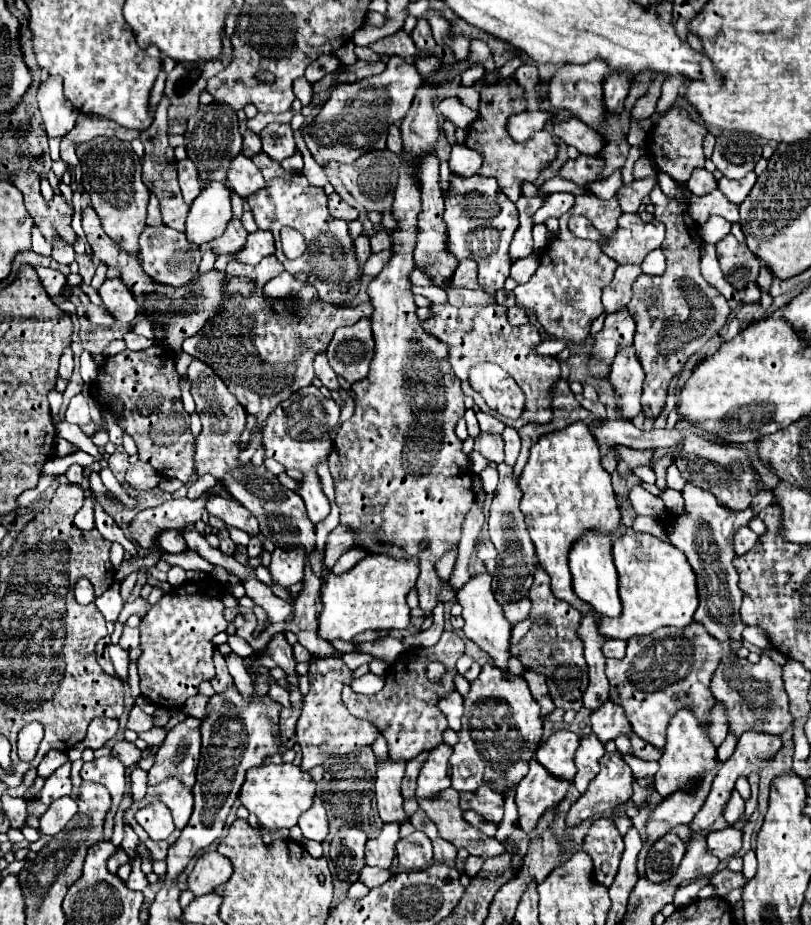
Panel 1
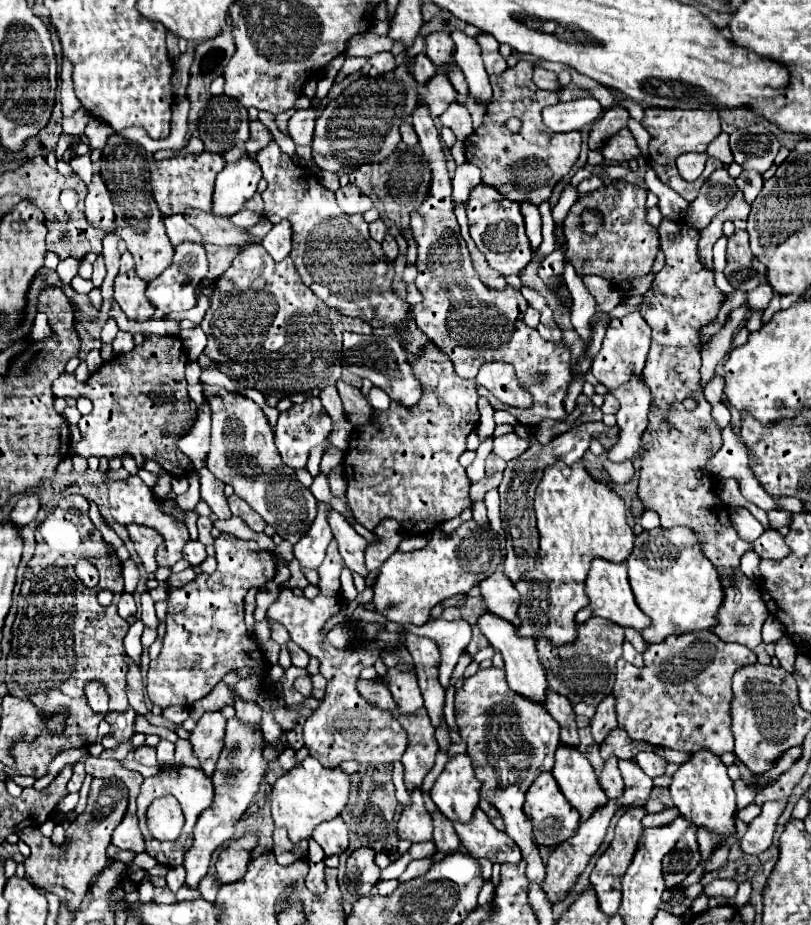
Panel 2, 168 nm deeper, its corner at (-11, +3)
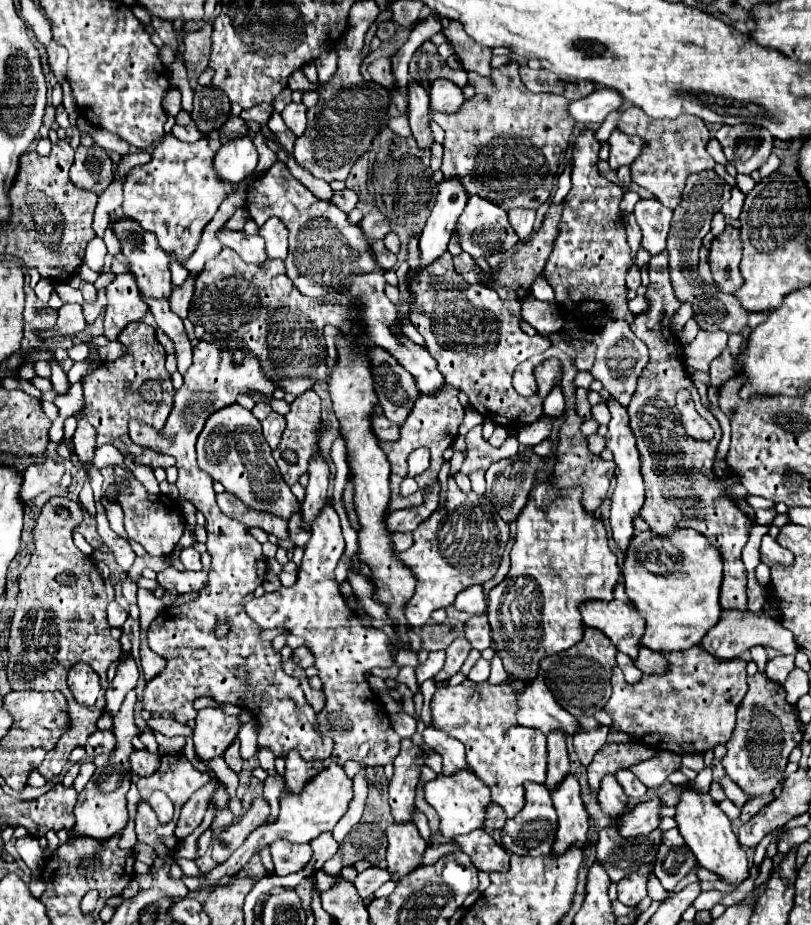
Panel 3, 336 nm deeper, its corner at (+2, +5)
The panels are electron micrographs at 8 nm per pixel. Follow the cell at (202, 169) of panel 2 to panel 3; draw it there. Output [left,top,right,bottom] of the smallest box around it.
[123,133,227,261]

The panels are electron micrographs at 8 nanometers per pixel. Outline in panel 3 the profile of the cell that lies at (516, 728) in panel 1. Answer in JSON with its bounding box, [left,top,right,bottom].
[431,679,547,817]

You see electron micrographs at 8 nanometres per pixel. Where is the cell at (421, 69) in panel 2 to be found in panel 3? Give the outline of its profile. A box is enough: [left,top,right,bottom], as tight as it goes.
[409,83,433,147]

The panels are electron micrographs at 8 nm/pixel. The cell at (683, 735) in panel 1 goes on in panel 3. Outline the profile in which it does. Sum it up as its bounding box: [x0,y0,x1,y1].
[675,783,749,885]

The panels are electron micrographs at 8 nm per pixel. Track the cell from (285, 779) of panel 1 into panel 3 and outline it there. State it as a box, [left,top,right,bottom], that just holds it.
[175,763,353,889]

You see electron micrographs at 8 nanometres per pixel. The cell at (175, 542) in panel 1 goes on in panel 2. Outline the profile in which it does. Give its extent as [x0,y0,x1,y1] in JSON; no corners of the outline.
[184,541,206,565]

